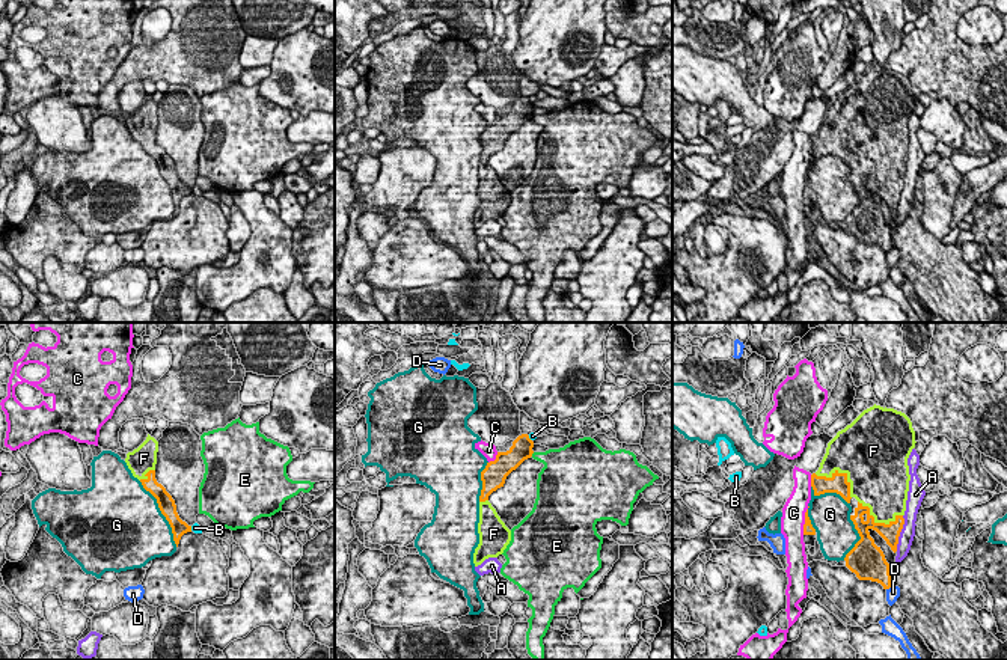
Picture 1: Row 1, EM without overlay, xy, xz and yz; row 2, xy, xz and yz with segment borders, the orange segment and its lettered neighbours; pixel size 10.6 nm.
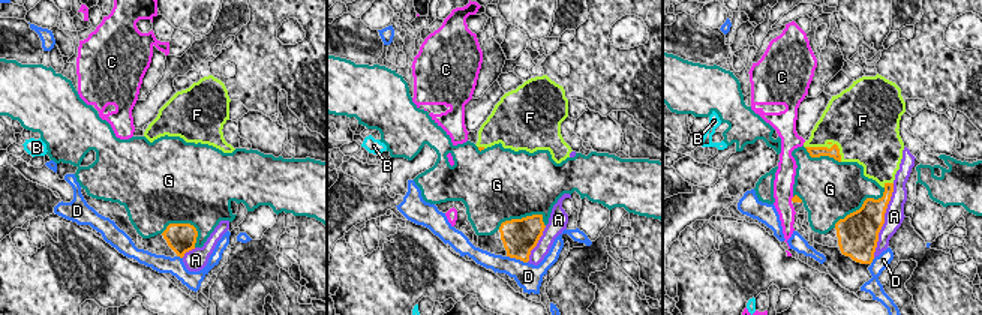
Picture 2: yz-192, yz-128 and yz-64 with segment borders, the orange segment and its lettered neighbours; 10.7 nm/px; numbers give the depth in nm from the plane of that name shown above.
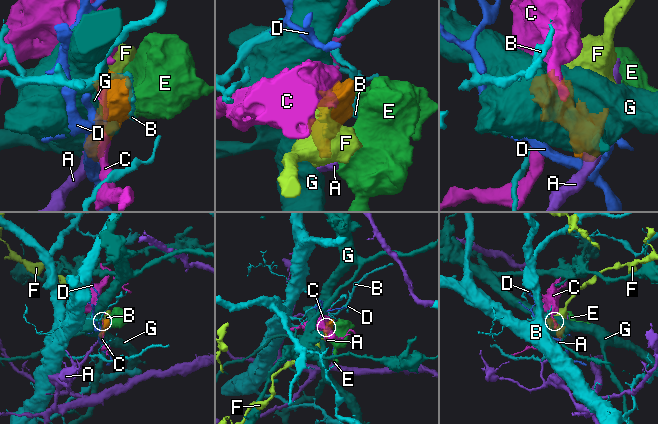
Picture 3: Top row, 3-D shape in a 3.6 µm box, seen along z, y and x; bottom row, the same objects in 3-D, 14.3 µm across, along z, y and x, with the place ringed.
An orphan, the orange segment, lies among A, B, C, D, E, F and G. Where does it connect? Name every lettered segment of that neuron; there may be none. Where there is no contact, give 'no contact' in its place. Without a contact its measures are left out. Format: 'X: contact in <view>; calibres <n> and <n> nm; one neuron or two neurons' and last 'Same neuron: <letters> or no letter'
A: contact in yz; calibres 190 and 160 nm; two neurons
B: contact in xz; calibres 220 and 90 nm; two neurons
C: contact in yz; calibres 120 and 260 nm; two neurons
D: contact in yz; calibres 280 and 140 nm; two neurons
E: contact in xz; calibres 220 and 240 nm; two neurons
F: contact in yz; calibres 200 and 460 nm; one neuron
G: contact in xy; calibres 180 and 500 nm; two neurons
Same neuron: F

